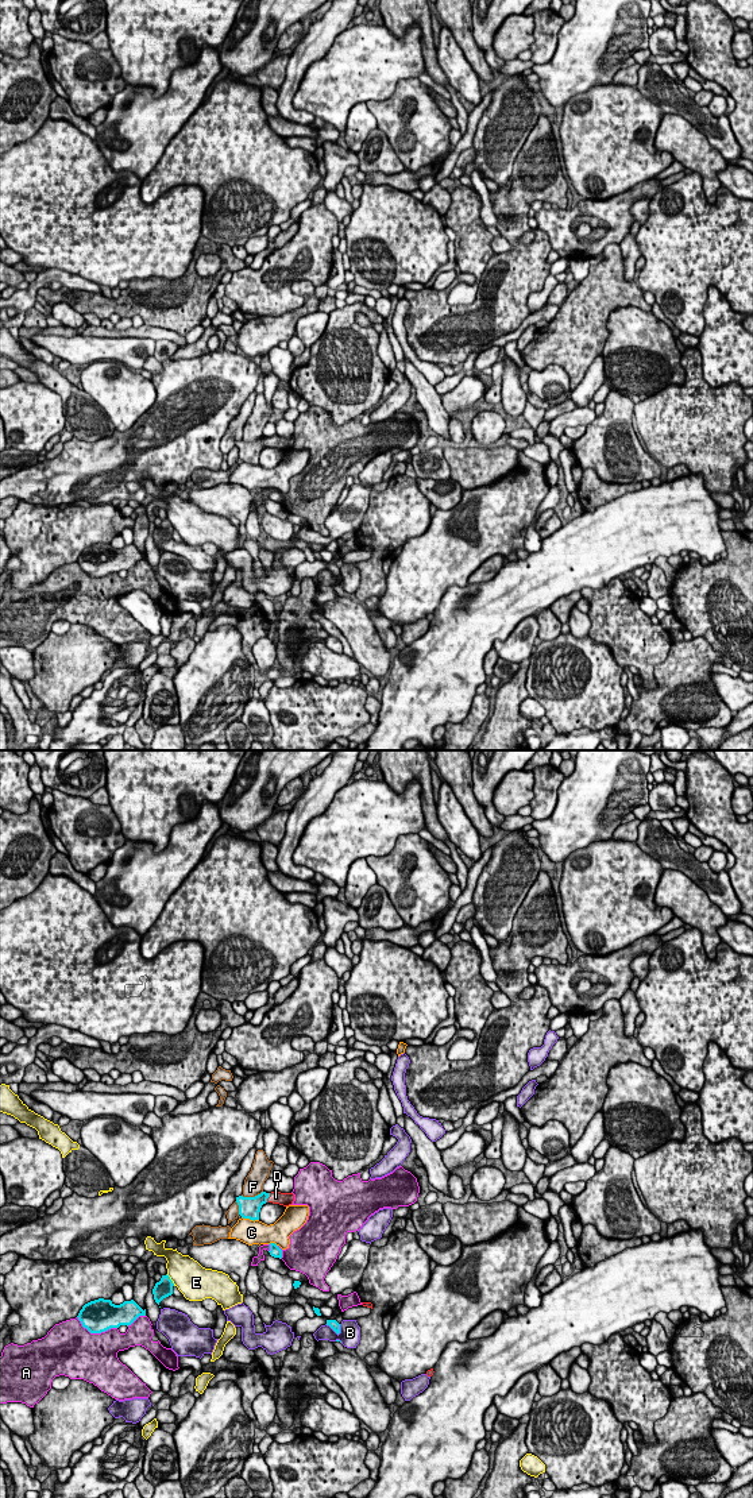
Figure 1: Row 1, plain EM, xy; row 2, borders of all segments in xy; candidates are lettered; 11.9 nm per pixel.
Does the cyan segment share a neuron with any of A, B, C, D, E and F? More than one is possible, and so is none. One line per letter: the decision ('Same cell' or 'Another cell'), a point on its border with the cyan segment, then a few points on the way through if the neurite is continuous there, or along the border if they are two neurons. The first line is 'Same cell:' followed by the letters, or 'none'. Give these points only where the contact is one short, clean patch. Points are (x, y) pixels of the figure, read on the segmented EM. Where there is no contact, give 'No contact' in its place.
Same cell: D
A: Another cell. Touches cyan at xy (95, 1332)
B: Another cell. Touches cyan at xy (333, 1329)
C: Another cell. Touches cyan at xy (250, 1219)
D: Same cell. Touches cyan at xy (269, 1196). Path across: xy (251, 1207), (269, 1196), (275, 1197)
E: Another cell. Touches cyan at xy (170, 1280)
F: Another cell. Touches cyan at xy (251, 1197)

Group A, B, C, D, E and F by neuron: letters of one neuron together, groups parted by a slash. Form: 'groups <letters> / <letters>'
groups A / B / C / D / E / F

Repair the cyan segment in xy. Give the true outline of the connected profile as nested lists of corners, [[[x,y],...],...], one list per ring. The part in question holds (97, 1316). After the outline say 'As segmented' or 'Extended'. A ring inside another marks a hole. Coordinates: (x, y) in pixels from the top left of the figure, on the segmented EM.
[[[99,1298],[82,1306],[78,1320],[90,1333],[101,1333],[120,1325],[131,1325],[139,1316],[146,1316],[134,1300],[115,1305],[111,1300]]]. As segmented

